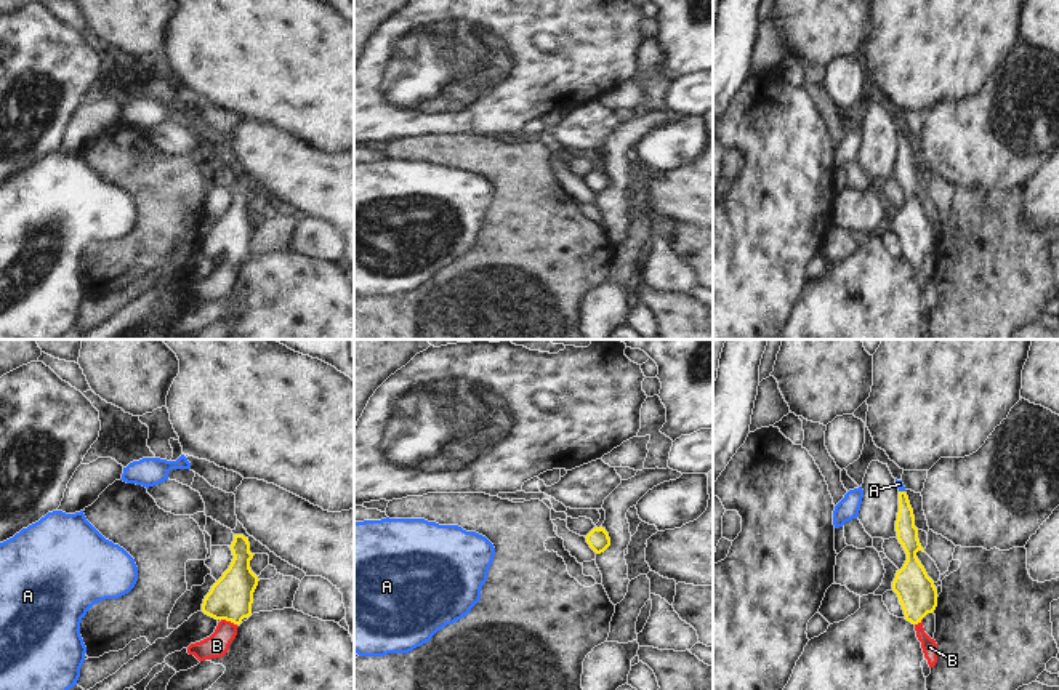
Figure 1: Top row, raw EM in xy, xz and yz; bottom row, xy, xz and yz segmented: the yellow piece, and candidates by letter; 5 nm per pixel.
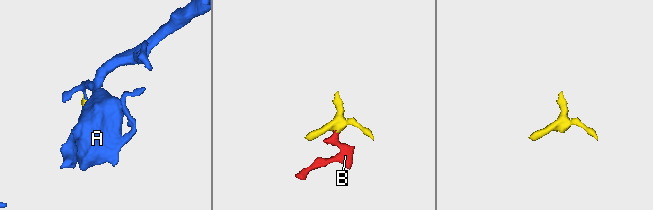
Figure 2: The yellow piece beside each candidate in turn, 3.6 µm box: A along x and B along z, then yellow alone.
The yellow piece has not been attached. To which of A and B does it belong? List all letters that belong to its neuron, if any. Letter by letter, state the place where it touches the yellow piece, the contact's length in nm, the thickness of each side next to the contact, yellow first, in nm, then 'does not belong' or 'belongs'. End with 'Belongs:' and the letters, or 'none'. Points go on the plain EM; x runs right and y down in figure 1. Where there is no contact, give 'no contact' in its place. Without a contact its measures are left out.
A: contact yz (902, 133); length 30 nm; calibres 110 and 40 nm; belongs
B: contact xy (229, 261); length 90 nm; calibres 220 and 120 nm; belongs
Belongs: A, B

